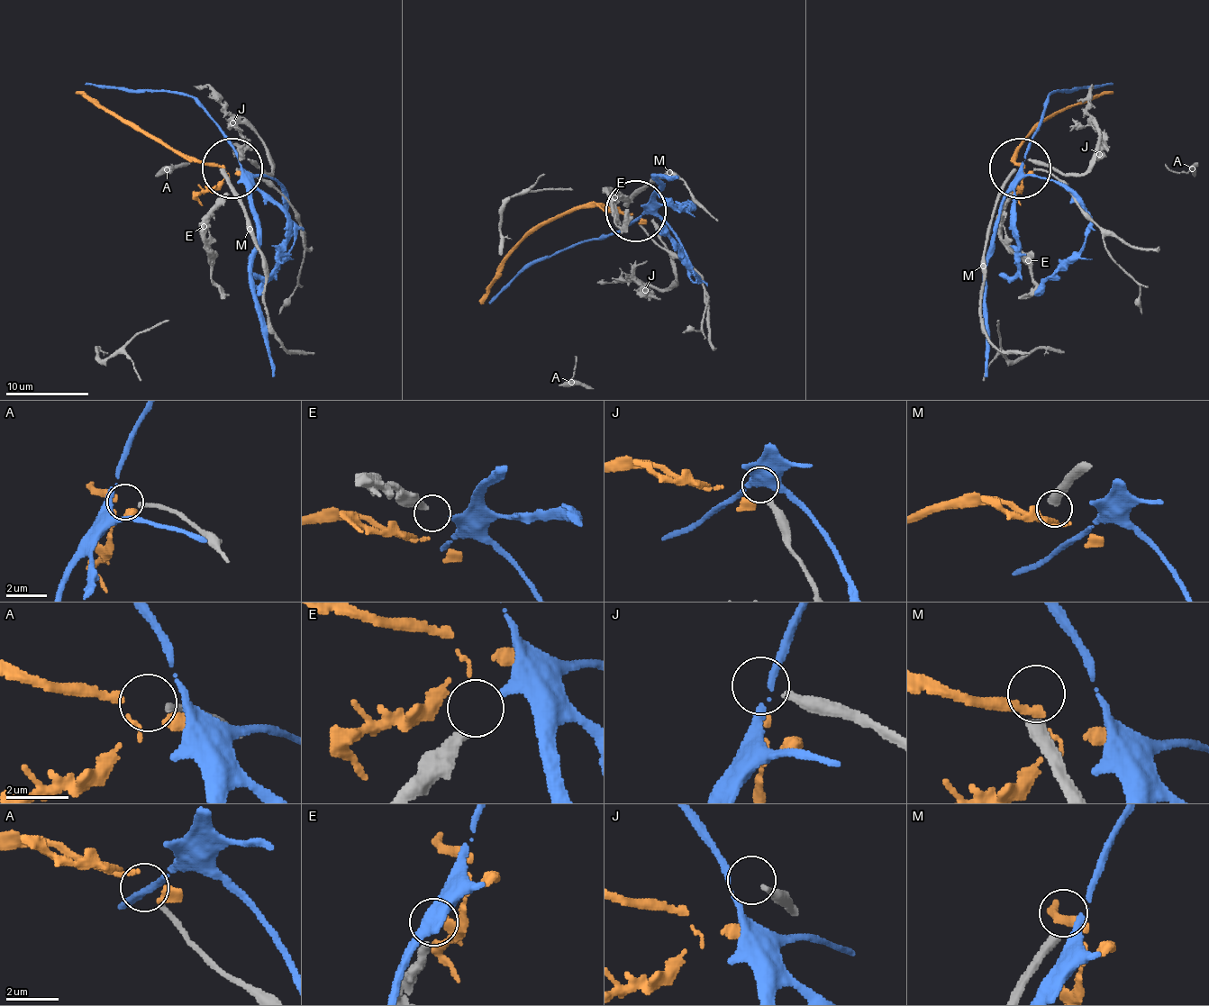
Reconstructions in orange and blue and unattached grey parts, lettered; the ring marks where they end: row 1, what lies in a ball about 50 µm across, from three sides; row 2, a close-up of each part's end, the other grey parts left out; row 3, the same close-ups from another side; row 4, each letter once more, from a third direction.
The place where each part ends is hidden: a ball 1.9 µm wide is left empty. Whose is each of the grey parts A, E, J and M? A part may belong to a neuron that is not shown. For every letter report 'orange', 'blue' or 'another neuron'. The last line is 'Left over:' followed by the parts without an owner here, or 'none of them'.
A: another neuron
E: blue
J: another neuron
M: another neuron
Left over: A, J, M

